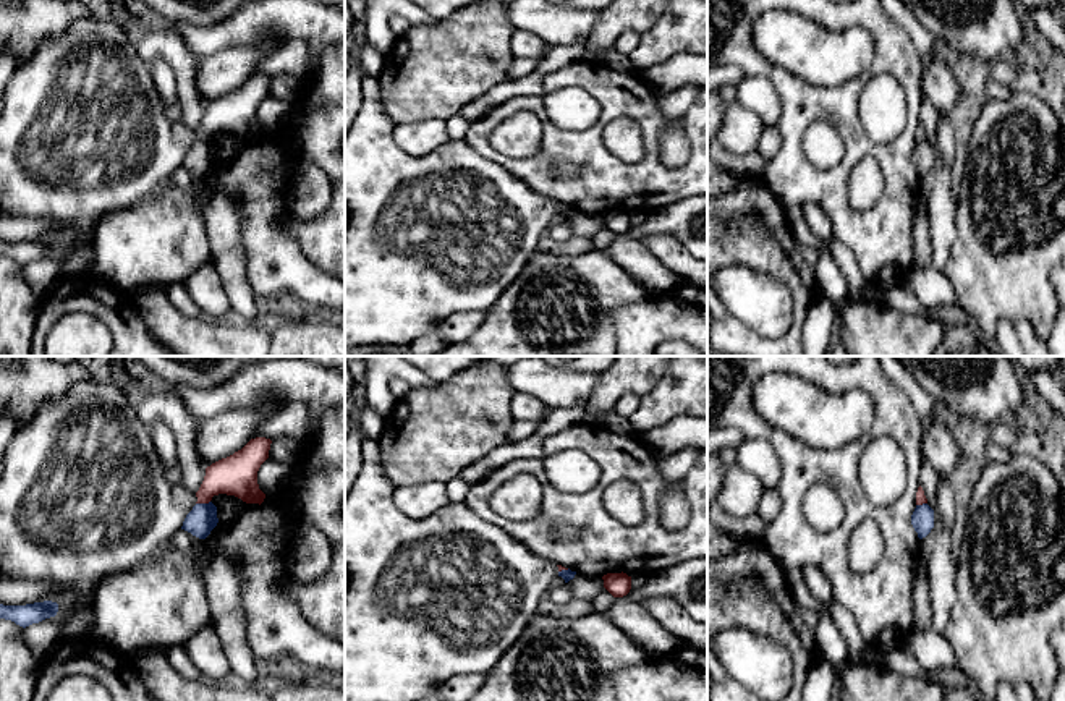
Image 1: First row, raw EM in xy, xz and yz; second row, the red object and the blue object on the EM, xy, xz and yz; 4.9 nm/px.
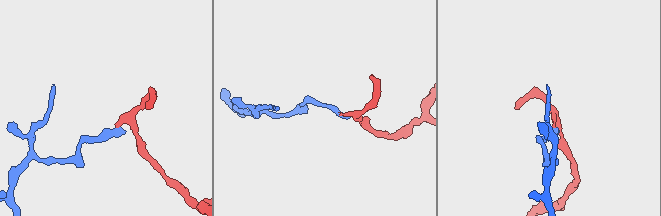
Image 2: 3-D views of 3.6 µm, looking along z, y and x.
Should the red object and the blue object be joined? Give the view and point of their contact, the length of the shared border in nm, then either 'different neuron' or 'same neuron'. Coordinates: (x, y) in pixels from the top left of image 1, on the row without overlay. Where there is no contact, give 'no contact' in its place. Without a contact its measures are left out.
xy (203, 140) | 70 nm | different neuron

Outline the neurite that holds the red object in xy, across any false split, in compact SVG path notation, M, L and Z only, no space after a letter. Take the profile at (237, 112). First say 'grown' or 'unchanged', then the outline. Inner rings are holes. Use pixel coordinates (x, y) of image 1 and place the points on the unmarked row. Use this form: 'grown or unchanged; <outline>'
grown; M81 18L62 36L44 39L8 79L0 117L0 212L68 225L71 236L58 241L55 253L63 274L91 274L99 220L149 198L181 167L196 141L209 141L219 131L246 141L264 139L257 108L269 96L270 81L270 76L256 74L212 100L194 131L168 120L151 63L138 53L136 40L115 23Z

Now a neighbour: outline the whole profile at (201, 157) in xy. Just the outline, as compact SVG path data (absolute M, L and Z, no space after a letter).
M196 141L186 152L181 167L191 170L199 176L206 176L210 168L217 164L217 144L209 141Z

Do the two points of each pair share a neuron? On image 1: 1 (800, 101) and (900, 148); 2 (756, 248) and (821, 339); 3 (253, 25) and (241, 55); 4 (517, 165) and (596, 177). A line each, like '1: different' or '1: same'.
1: same
2: different
3: different
4: same

